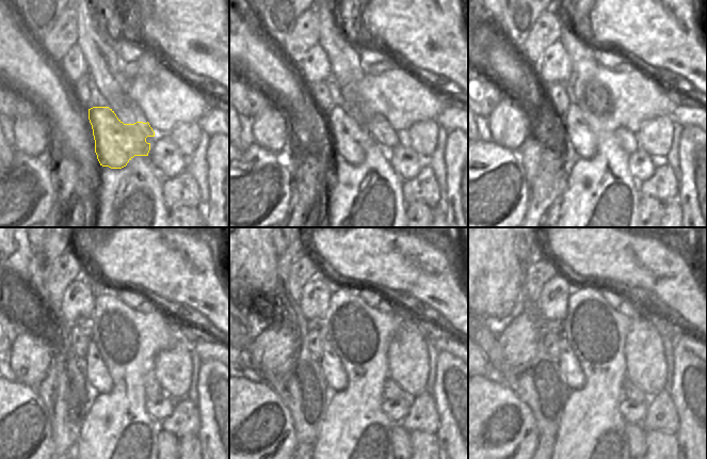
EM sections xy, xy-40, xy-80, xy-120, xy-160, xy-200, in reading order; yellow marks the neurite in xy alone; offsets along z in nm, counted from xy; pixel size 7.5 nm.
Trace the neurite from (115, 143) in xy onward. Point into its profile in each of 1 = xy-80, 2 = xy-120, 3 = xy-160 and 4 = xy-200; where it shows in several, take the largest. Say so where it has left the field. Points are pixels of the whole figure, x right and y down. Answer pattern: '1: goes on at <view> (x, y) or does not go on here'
1: goes on at xy-80 (578, 135)
2: goes on at xy-120 (95, 369)
3: goes on at xy-160 (334, 373)
4: goes on at xy-200 (573, 374)

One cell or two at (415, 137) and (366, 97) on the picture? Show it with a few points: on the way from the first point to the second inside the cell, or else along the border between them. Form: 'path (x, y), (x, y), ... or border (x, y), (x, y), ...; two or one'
border (429, 119), (397, 131); two

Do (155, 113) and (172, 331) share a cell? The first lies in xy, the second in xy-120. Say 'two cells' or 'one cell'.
one cell

